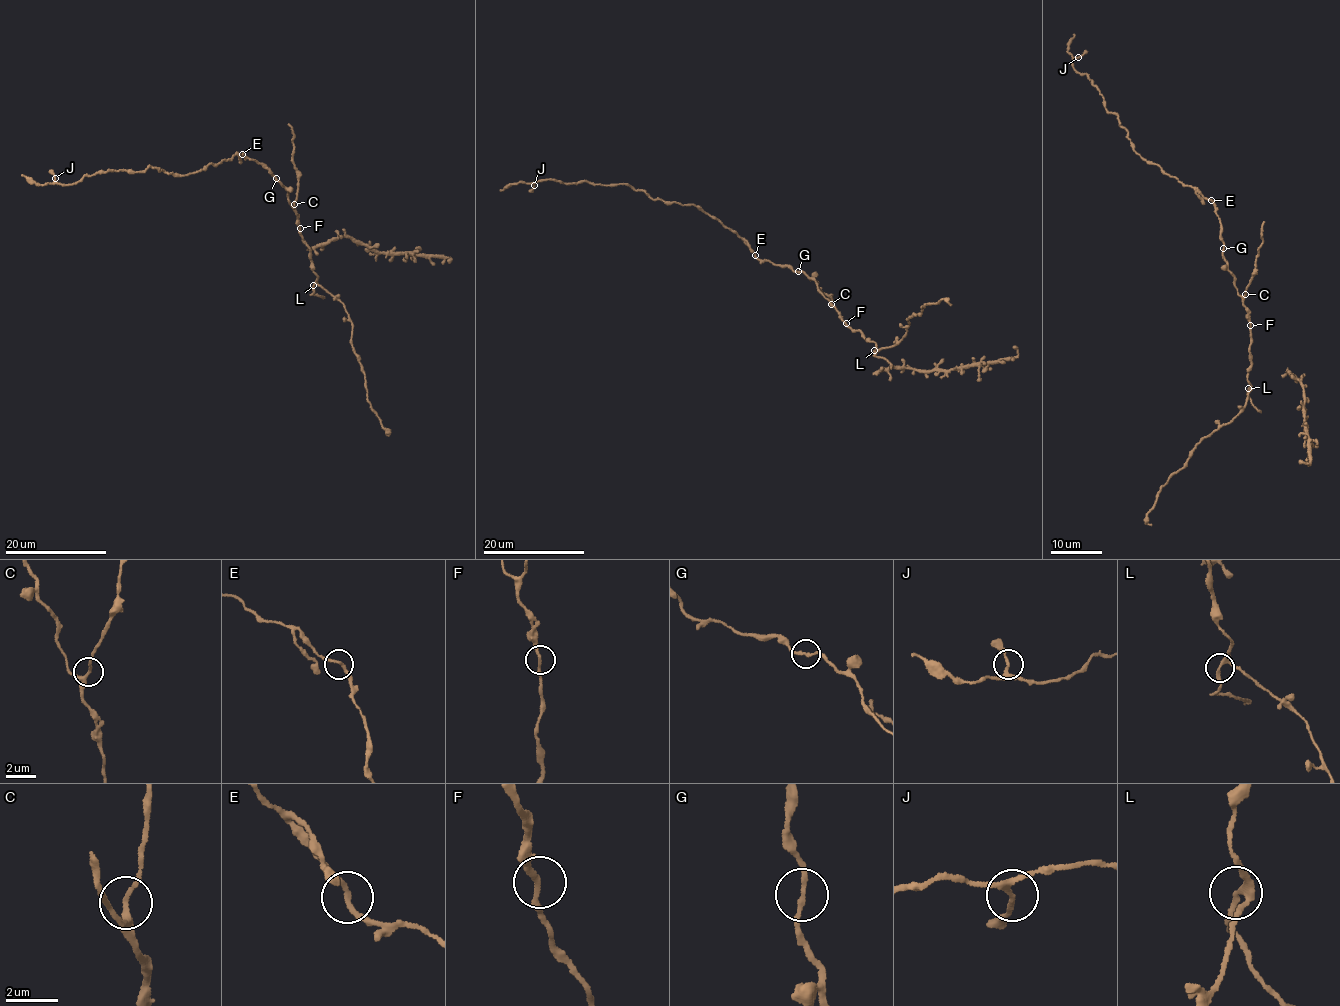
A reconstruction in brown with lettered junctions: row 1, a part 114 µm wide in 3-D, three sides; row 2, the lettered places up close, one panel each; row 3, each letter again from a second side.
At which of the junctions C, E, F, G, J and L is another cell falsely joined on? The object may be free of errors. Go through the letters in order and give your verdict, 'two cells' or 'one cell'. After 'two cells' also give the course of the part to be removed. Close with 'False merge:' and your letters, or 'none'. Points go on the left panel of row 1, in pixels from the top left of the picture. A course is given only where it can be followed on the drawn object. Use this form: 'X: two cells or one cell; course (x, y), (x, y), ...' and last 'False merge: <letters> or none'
C: one cell
E: one cell
F: one cell
G: one cell
J: one cell
L: two cells; course (314, 285), (313, 294), (322, 298)
False merge: L

